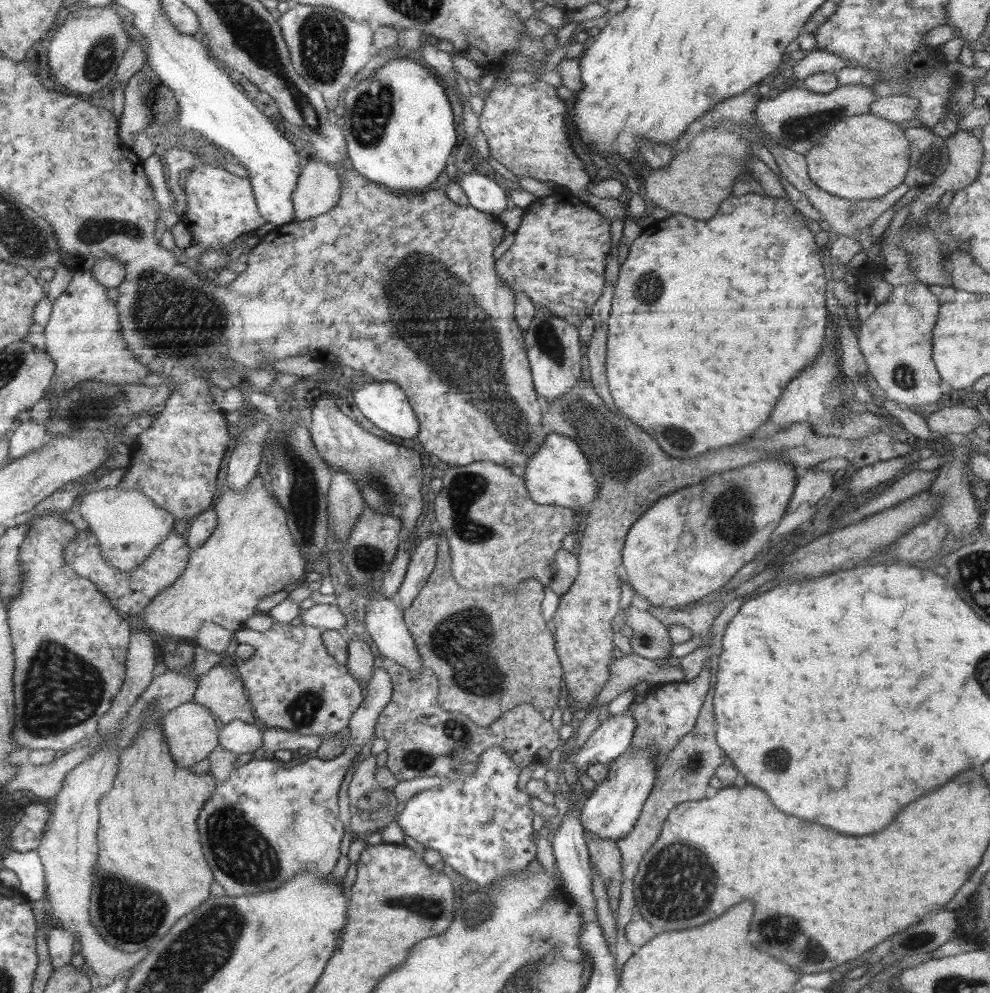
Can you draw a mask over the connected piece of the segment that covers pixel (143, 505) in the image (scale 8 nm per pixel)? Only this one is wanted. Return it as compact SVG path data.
M119 485L83 494L79 500L79 511L88 523L90 532L97 538L100 552L107 563L123 573L129 573L143 563L171 533L175 522L173 514L156 506L144 493Z

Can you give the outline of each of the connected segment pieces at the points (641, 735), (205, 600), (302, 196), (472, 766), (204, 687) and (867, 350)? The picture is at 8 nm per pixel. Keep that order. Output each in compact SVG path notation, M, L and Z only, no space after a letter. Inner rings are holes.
M711 654L705 662L703 671L692 682L658 683L648 690L649 695L642 703L633 702L629 705L629 711L635 720L630 748L646 749L646 747L654 747L661 762L666 758L666 754L676 747L680 739L694 728L697 716L710 688L711 674L709 668L712 660L714 659L712 659Z
M258 475L247 484L247 487L242 492L236 492L235 490L228 488L228 490L222 494L222 496L218 499L218 502L213 505L212 508L217 514L217 525L214 532L208 537L208 540L205 540L204 545L201 545L198 549L189 551L189 559L182 576L179 576L176 579L176 582L172 583L172 586L165 588L162 592L159 592L151 600L151 602L148 603L148 606L145 606L137 614L138 621L140 622L138 625L141 625L149 630L160 648L164 636L170 636L174 641L186 640L187 642L192 643L192 645L197 646L198 642L195 638L197 638L197 632L201 629L201 624L205 620L208 622L215 622L218 626L222 626L222 628L226 628L226 630L231 630L233 632L240 630L243 628L245 620L248 620L257 611L256 606L258 606L258 602L260 602L264 596L270 596L272 594L276 594L276 592L280 592L280 590L283 590L285 586L288 586L293 582L297 582L302 574L309 573L307 558L304 558L300 554L300 549L298 549L298 547L296 547L293 543L292 535L287 527L285 510L281 507L277 498L273 496L273 493L268 490L266 482L264 482L264 480L260 480Z
M312 158L304 167L292 193L293 220L303 221L320 216L336 206L340 198L340 168Z
M393 661L385 663L393 691L391 699L380 712L374 738L388 742L386 767L397 783L418 777L439 777L458 781L470 777L480 763L480 755L492 747L500 747L523 769L537 759L540 748L554 751L560 747L560 737L543 713L530 704L508 709L486 728L472 722L468 716L444 710L437 703L439 684L436 675L426 667L409 672Z
M230 663L216 664L208 672L197 676L197 689L193 701L209 708L213 716L224 724L236 719L253 724L254 720L256 720L252 703L247 697L246 688L240 677L232 672L232 664Z
M922 282L892 287L892 290L888 301L876 306L874 313L859 323L858 346L865 364L888 400L907 407L941 402L945 397L940 391L941 376L932 354L932 332L940 308L938 297Z

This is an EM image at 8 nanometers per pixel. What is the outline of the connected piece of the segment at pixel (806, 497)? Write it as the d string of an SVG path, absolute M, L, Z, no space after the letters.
M805 468L796 481L796 486L785 514L794 512L801 504L811 502L820 505L832 490L834 479L828 471L812 471Z

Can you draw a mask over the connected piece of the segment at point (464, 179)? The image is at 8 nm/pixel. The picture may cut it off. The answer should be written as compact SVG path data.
M476 171L463 173L460 174L457 183L464 189L469 205L486 214L498 218L501 212L510 207L506 196L507 188L486 175Z

